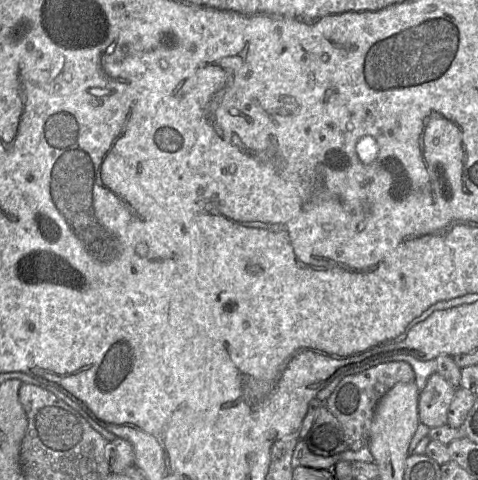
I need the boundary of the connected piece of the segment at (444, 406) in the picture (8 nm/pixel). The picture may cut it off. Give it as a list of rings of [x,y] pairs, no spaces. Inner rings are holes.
[[[437,372],[430,375],[418,395],[419,421],[429,428],[447,425],[447,412],[455,390],[456,388]]]

